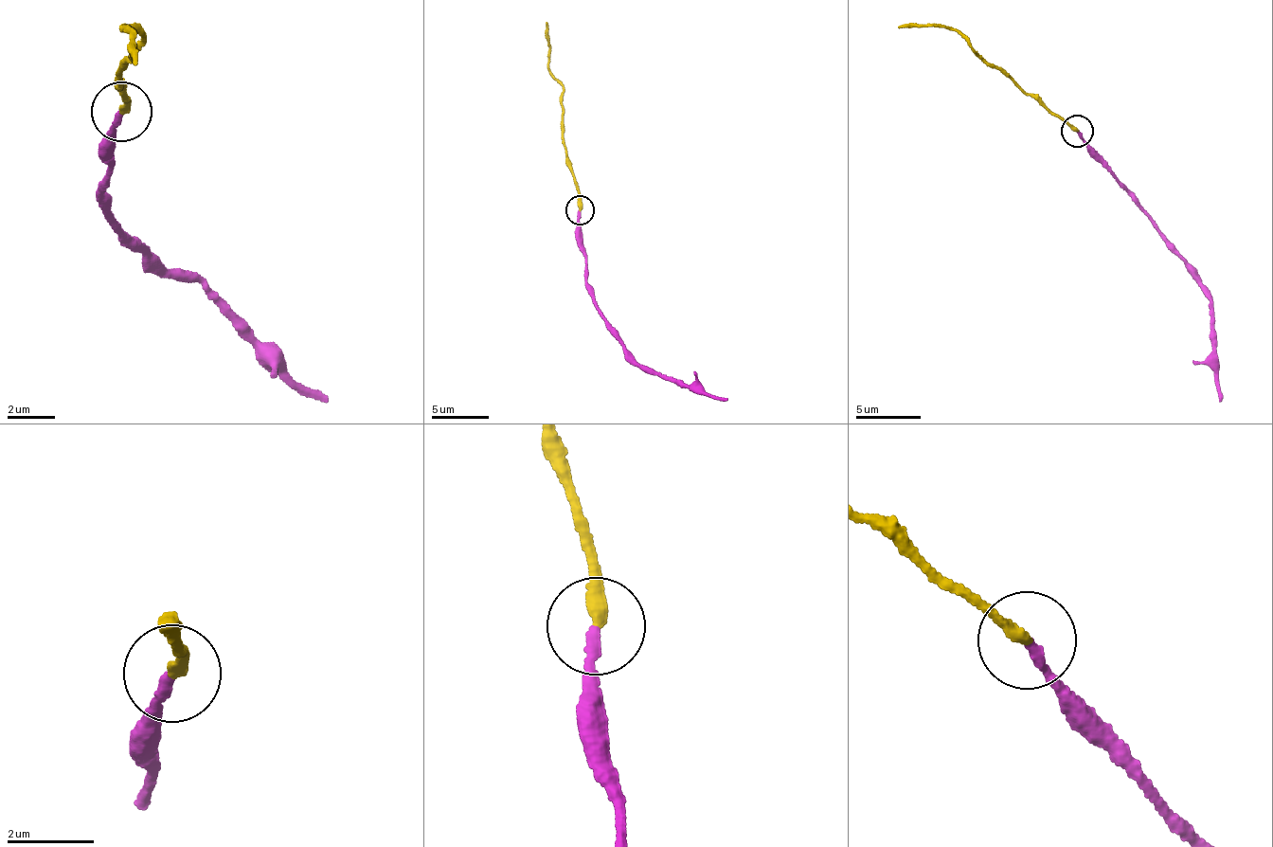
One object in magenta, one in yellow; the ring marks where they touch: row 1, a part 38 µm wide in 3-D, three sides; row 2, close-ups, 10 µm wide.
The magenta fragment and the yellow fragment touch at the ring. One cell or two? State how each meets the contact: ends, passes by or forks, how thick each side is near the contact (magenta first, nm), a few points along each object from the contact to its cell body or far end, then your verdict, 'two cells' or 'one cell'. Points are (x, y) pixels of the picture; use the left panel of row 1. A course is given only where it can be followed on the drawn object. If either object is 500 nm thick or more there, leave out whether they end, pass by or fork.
magenta ends there; yellow ends there; 240 nm thick on the magenta side, 300 nm on the other; magenta runs (119, 113), (98, 208), (120, 244), (197, 283), (239, 333), (329, 400); yellow runs (119, 113), (129, 97), (119, 79), (143, 36), (128, 28), (134, 64); two cells

